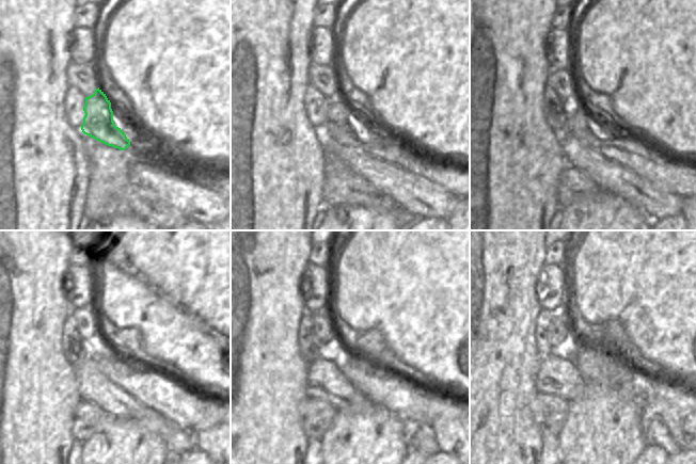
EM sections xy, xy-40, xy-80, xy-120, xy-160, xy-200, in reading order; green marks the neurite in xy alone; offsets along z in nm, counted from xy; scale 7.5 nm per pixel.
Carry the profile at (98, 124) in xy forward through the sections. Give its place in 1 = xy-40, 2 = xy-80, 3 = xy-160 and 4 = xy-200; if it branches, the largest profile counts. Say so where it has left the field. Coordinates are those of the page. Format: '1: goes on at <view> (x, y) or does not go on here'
1: goes on at xy-40 (338, 127)
2: goes on at xy-80 (682, 179)
3: goes on at xy-160 (406, 400)
4: goes on at xy-200 (639, 389)

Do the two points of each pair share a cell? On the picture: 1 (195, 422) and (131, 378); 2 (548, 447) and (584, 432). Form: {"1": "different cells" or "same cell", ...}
{"1": "same cell", "2": "different cells"}

